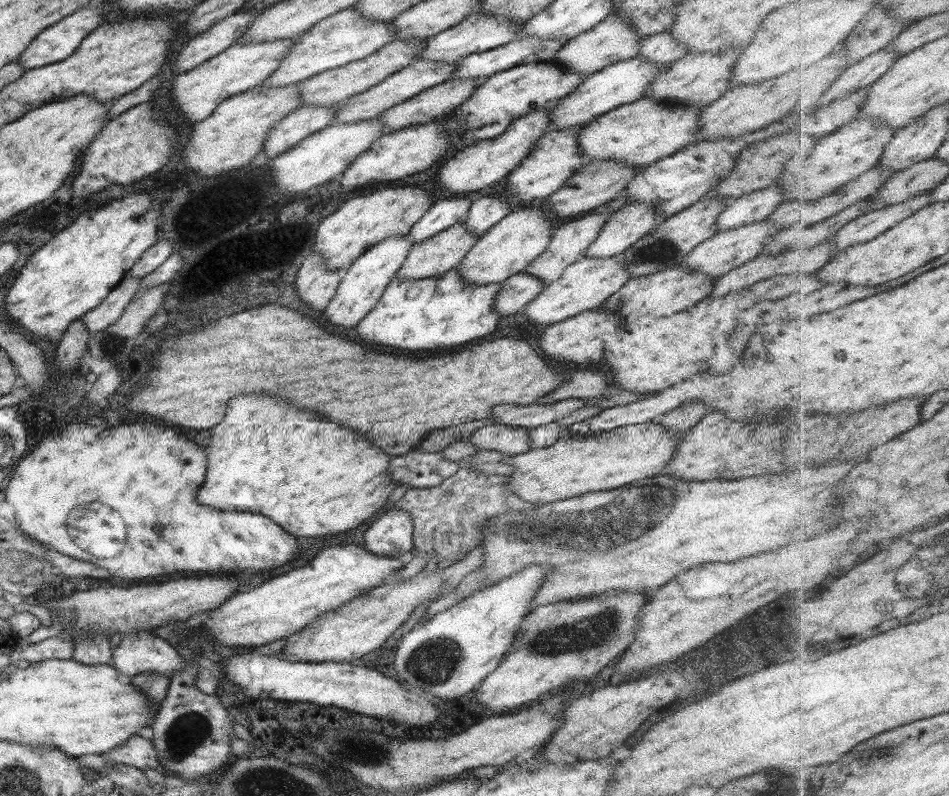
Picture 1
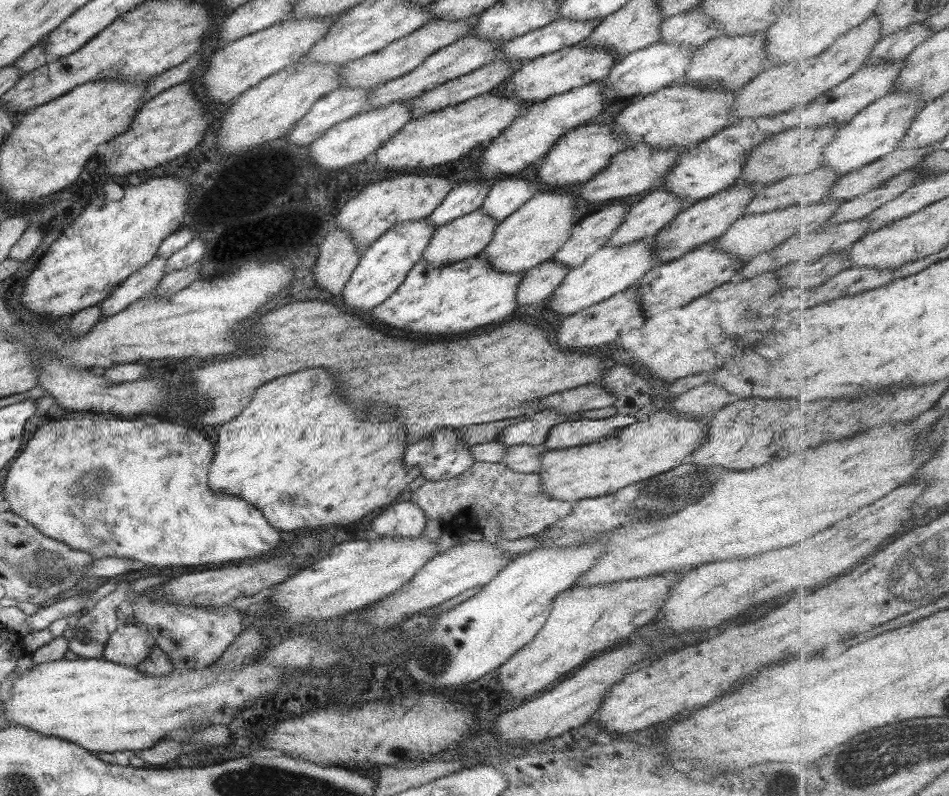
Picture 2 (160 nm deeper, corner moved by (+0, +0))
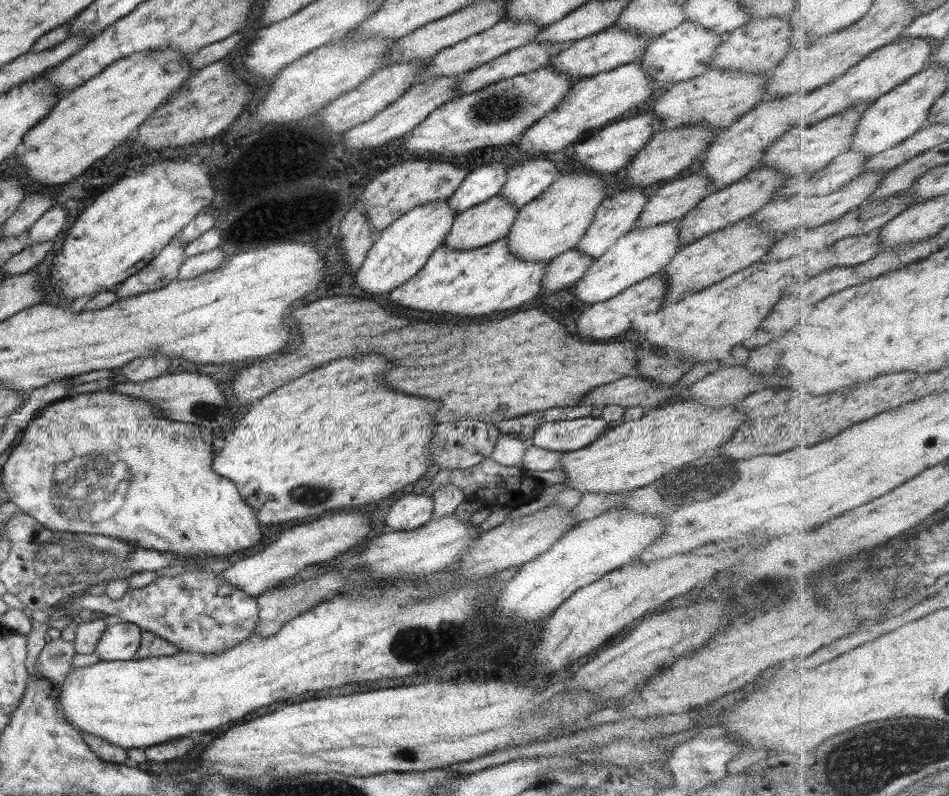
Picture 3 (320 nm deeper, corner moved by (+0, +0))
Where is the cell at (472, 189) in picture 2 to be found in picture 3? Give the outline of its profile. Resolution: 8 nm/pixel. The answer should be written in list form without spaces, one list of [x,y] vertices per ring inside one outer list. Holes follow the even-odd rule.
[[[498,162],[484,164],[465,175],[447,204],[453,212],[473,208],[496,196],[507,180],[508,168]]]

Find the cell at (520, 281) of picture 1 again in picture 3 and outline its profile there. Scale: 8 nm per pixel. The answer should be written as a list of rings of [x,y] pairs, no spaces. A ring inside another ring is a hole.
[[[570,249],[552,259],[542,278],[542,288],[545,290],[559,290],[563,286],[573,286],[583,276],[583,273],[594,259],[581,252]]]

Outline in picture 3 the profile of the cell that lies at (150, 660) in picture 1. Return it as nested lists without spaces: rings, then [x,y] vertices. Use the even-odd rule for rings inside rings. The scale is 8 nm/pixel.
[[[109,621],[94,644],[99,661],[131,660],[139,648],[141,631],[132,622]]]

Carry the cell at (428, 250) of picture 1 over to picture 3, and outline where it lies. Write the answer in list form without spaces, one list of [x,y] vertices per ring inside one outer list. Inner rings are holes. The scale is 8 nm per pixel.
[[[493,196],[473,208],[461,210],[441,246],[452,249],[473,249],[491,244],[507,236],[520,208],[511,206],[505,198]]]

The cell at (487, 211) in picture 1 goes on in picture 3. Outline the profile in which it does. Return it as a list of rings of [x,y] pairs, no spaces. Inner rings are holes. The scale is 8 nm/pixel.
[[[542,155],[513,165],[506,175],[507,180],[497,196],[505,198],[515,208],[521,208],[545,191],[559,172],[548,155]]]

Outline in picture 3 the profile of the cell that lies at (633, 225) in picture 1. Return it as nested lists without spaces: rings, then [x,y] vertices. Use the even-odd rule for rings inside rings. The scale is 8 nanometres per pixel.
[[[697,172],[686,173],[685,176],[666,183],[654,196],[647,198],[633,229],[657,226],[665,222],[679,222],[699,201],[715,192],[712,182],[705,175]]]

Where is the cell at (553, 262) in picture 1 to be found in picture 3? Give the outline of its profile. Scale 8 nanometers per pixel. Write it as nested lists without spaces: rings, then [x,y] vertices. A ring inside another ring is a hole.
[[[625,188],[622,192],[616,191],[604,199],[594,212],[593,221],[589,223],[585,234],[573,250],[585,256],[591,256],[594,260],[602,256],[620,236],[634,228],[633,225],[639,217],[639,212],[643,210],[643,205],[647,203],[647,198],[648,194],[643,189]]]

